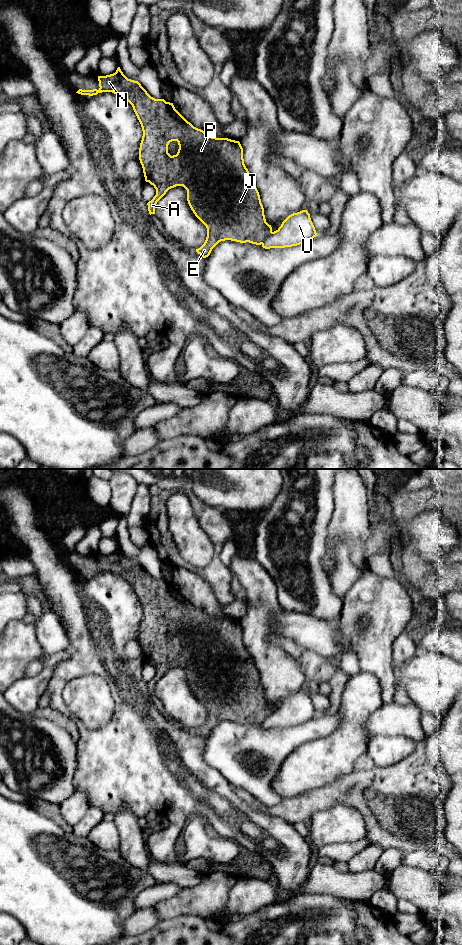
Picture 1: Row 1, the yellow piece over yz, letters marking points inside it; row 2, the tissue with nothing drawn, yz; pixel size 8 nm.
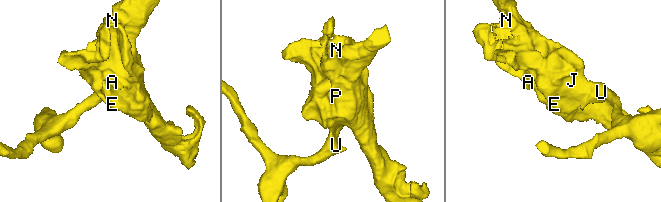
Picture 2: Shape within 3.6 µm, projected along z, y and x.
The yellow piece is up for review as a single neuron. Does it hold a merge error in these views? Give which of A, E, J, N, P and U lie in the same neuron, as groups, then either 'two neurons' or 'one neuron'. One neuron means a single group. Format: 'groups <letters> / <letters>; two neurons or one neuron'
groups A E J N P / U; two neurons

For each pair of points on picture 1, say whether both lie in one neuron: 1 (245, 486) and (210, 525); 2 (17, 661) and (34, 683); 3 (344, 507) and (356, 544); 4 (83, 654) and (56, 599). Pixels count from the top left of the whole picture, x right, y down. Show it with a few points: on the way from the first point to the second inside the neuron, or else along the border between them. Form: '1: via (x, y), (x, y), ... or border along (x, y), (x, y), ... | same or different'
1: border along (201, 501), (224, 511) | different
2: border along (23, 676), (10, 686) | different
3: via (350, 516), (350, 521), (356, 530), (356, 535) | same
4: via (83, 640), (83, 626), (70, 613) | same

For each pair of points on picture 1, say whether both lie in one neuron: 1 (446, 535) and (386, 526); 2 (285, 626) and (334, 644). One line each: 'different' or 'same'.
1: same
2: same

